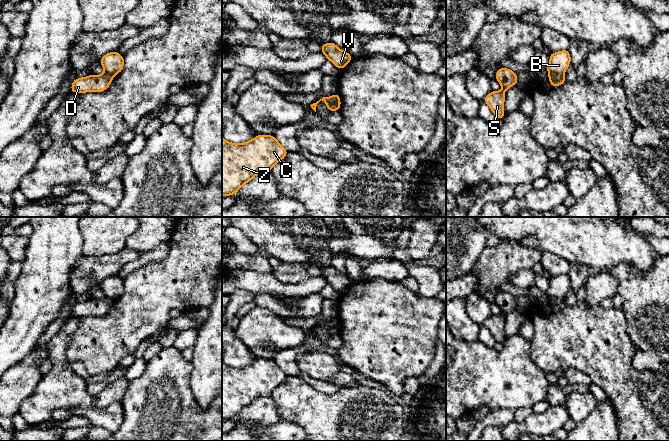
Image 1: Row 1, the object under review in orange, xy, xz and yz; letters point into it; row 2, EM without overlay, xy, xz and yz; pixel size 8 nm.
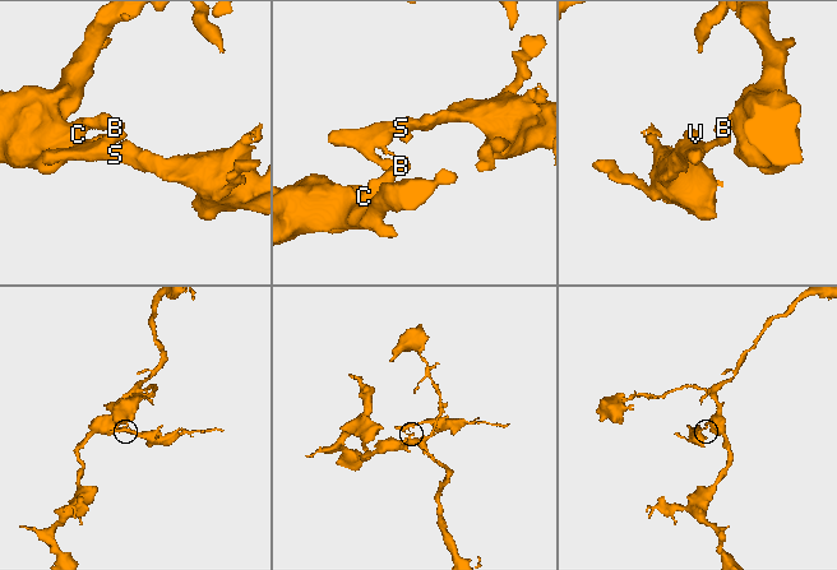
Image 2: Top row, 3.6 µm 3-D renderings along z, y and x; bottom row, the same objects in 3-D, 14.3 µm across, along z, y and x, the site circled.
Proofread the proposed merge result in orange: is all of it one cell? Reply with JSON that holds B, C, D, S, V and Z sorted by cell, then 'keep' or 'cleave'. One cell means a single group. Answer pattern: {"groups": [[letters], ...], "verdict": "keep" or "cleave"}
{"groups": [["B", "C", "Z"], ["D", "S", "V"]], "verdict": "cleave"}

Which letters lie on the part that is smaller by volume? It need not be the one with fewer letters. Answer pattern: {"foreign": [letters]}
{"foreign": ["D", "S", "V"]}

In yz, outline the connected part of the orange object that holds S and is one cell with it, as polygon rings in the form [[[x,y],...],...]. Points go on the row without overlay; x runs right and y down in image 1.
[[[499,292],[495,298],[495,303],[502,310],[502,314],[491,315],[483,325],[490,331],[496,342],[503,343],[505,340],[505,315],[511,310],[516,309],[518,307],[518,303],[516,296],[513,296],[509,292]]]

